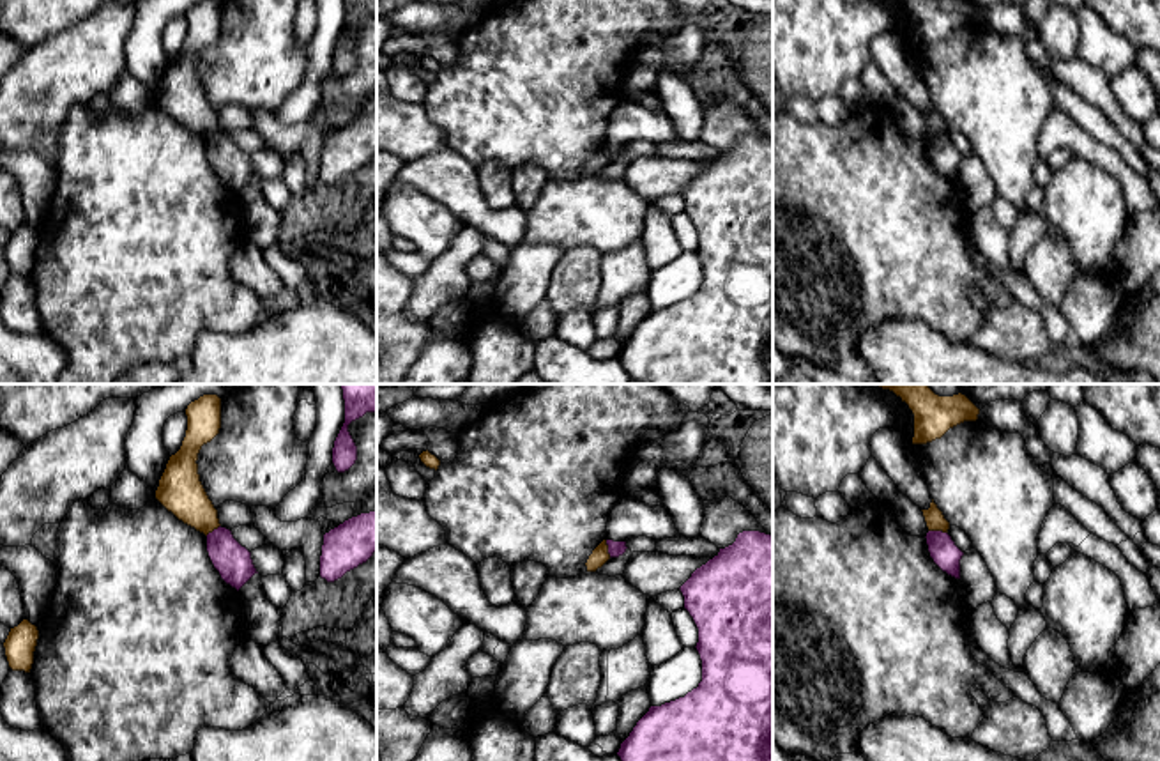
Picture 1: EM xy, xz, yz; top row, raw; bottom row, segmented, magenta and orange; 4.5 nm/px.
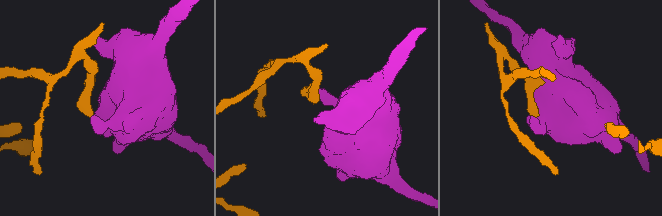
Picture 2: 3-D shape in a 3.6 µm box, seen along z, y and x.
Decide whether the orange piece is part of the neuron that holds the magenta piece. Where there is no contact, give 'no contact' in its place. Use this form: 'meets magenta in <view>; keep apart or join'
meets magenta in yz; keep apart

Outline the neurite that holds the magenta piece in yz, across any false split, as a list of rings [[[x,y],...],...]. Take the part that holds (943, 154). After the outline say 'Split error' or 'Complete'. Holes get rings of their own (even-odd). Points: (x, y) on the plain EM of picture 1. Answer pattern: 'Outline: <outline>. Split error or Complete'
Outline: [[[928,135],[925,142],[934,166],[948,179],[960,182],[960,163],[964,156],[955,149],[951,140],[942,135]]]. Complete

